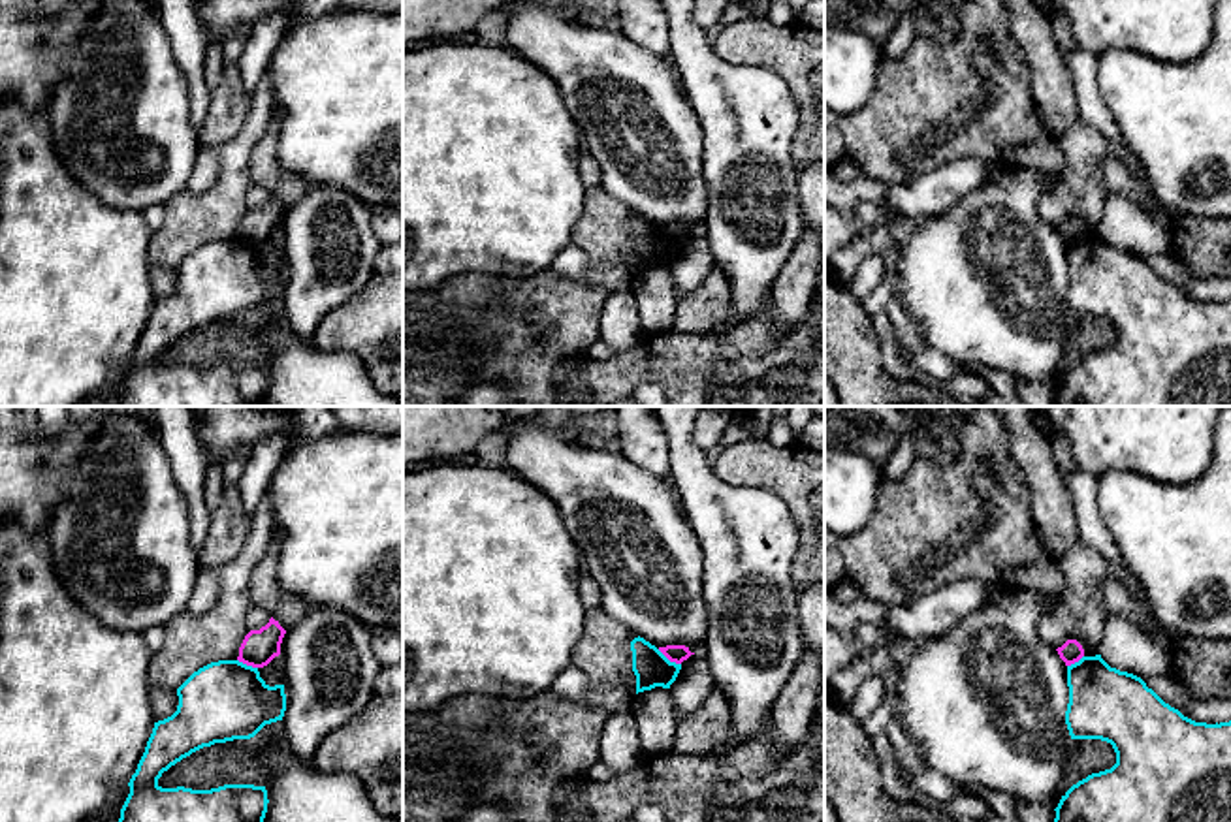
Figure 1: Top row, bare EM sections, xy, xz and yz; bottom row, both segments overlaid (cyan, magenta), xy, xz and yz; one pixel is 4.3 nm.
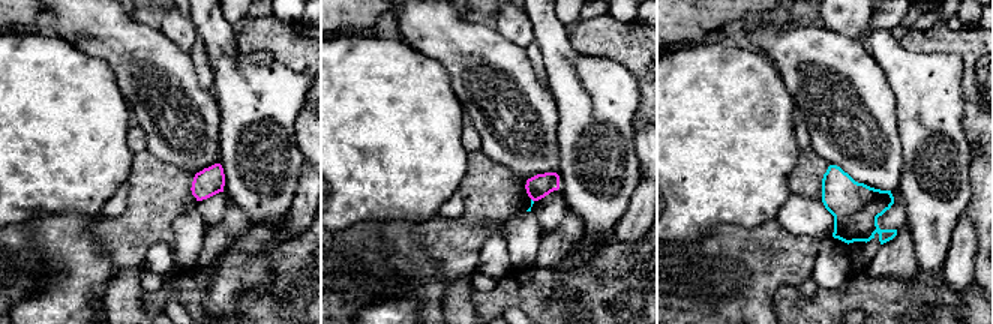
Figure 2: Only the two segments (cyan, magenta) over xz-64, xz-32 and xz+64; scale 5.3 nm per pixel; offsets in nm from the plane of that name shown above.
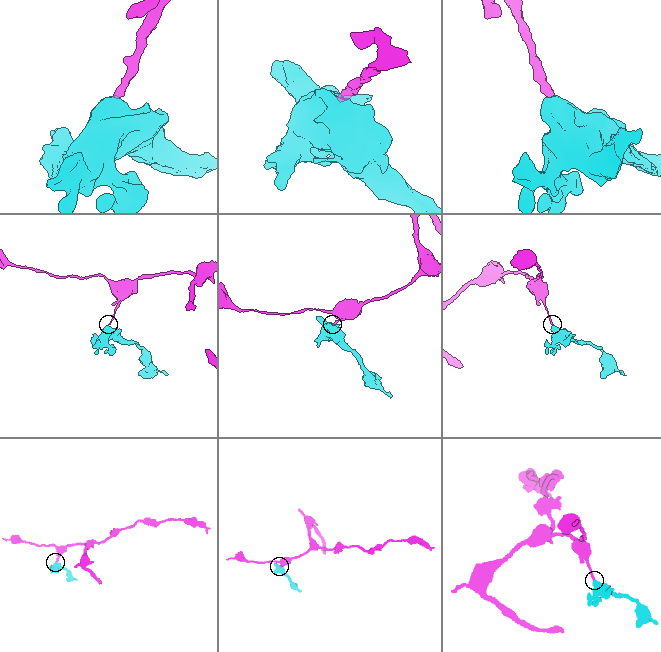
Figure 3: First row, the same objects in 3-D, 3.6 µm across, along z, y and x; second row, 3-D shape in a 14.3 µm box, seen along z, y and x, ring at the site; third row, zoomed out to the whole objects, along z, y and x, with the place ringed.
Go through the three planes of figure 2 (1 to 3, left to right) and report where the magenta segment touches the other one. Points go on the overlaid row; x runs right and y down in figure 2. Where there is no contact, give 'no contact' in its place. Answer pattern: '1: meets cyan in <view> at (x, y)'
1: no contact
2: no contact
3: no contact

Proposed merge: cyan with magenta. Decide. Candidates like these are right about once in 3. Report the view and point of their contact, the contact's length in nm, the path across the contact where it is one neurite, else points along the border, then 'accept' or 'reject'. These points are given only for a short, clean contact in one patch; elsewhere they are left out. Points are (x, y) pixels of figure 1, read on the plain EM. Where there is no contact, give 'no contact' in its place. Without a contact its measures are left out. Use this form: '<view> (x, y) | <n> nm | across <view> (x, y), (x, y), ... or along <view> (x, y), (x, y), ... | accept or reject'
xz (667, 237) | 120 nm | along xz (657, 228), (680, 243) | reject

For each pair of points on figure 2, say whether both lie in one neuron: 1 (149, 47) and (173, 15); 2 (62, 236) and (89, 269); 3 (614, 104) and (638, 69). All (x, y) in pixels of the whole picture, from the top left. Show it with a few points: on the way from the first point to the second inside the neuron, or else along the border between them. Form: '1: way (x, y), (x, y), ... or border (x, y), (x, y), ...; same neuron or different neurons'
1: border (159, 27), (182, 50), (189, 51); different neurons
2: way (65, 243), (81, 261); same neuron
3: border (603, 56), (620, 62), (641, 81); different neurons

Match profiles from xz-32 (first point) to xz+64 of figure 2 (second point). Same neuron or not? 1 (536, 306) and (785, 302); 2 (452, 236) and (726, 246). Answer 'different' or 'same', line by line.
1: same
2: same

